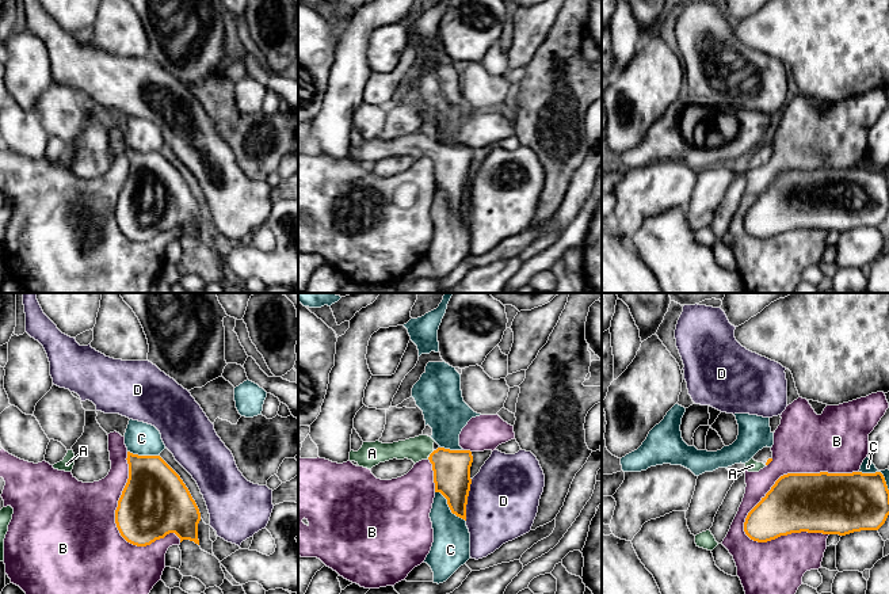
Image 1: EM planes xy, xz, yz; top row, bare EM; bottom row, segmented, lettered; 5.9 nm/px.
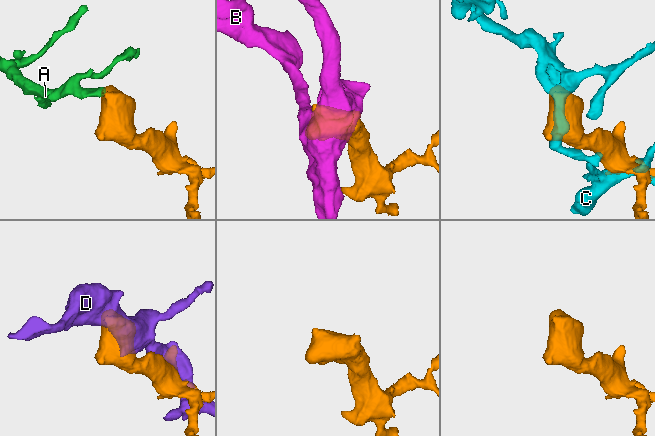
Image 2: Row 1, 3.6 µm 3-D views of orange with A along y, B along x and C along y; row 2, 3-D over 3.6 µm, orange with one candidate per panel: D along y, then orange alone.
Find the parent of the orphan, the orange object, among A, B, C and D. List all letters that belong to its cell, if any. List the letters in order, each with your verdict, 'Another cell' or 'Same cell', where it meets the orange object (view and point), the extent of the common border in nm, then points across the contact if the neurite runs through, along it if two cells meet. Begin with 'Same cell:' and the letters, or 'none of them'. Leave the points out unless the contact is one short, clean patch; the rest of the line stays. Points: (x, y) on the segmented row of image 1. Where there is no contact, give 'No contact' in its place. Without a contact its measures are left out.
Same cell: A
A: Same cell. Touches orange at xz (432, 452). Shared border 50 nm. Path across: xz (451, 468), (432, 452), (419, 448)
B: Another cell. Touches orange at yz (790, 473). Shared border 750 nm
C: Another cell. Touches orange at xz (449, 506). Shared border 260 nm
D: Another cell. Touches orange at xz (466, 499). Shared border 260 nm

